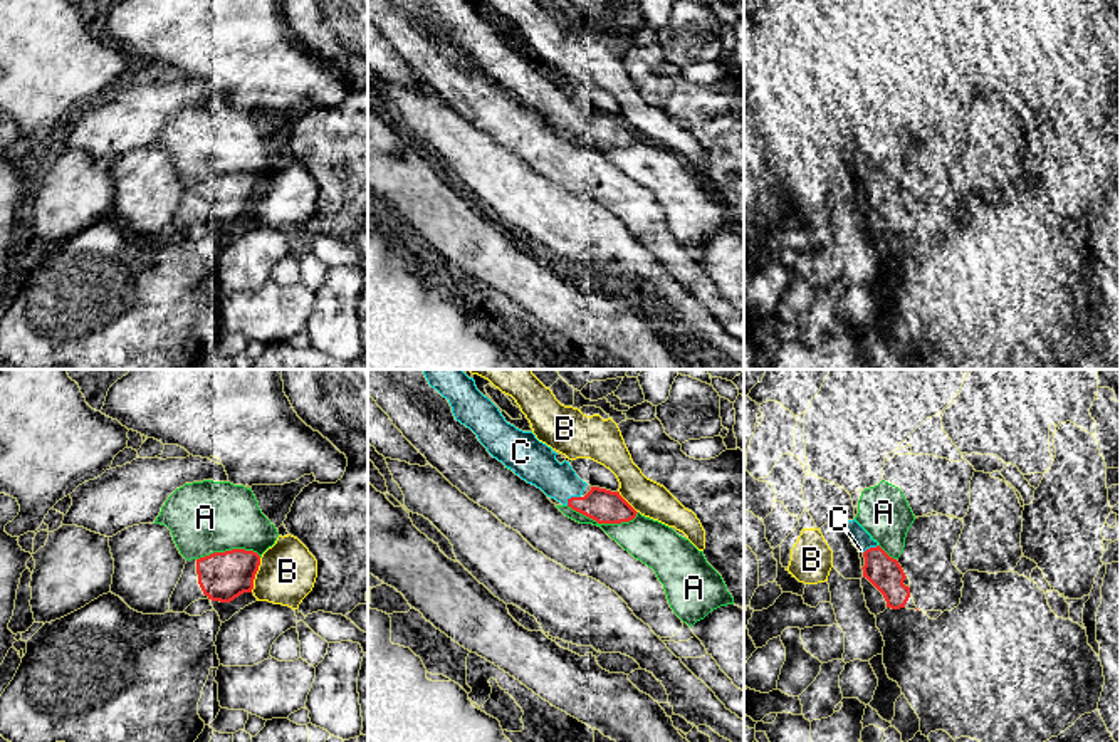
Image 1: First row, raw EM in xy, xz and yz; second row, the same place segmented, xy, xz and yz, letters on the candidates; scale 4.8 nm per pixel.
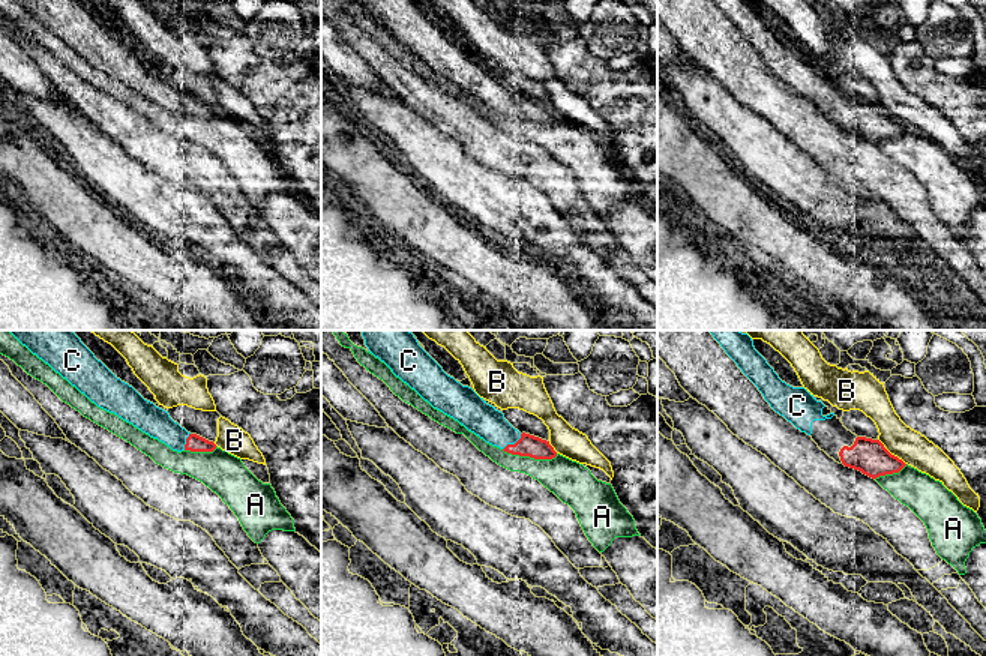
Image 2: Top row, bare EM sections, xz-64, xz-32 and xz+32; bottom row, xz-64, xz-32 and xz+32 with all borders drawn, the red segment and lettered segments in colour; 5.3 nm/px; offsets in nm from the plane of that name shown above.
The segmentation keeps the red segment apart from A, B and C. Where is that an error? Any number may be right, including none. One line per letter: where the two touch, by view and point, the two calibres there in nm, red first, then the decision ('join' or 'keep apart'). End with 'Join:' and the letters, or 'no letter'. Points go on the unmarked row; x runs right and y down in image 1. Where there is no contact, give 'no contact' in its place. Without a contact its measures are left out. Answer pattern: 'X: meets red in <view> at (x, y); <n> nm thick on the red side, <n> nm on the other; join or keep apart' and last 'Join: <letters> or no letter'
A: meets red in xz at (603, 146); 160 nm thick on the red side, 200 nm on the other; keep apart
B: meets red in xy at (256, 197); 240 nm thick on the red side, 280 nm on the other; keep apart
C: meets red in xz at (571, 121); 160 nm thick on the red side, 200 nm on the other; join
Join: C

